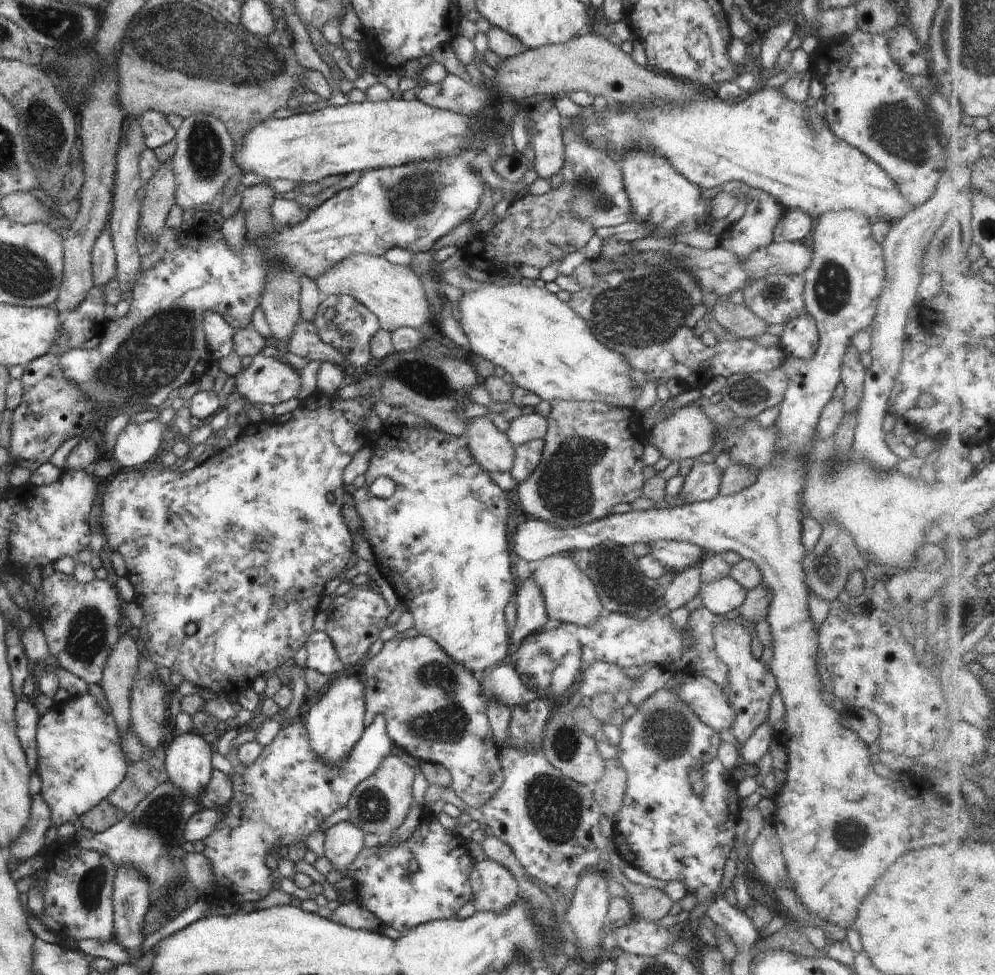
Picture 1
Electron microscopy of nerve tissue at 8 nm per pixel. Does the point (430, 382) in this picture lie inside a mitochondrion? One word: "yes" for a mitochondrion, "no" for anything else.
yes

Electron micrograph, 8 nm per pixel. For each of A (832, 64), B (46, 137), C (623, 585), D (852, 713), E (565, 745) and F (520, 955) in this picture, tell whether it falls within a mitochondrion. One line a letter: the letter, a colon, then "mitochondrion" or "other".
A: other
B: mitochondrion
C: mitochondrion
D: other
E: mitochondrion
F: other

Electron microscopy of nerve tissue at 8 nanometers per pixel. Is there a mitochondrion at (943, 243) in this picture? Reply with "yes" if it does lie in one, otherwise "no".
yes

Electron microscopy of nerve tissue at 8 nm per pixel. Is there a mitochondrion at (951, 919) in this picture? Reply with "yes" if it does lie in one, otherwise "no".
no

